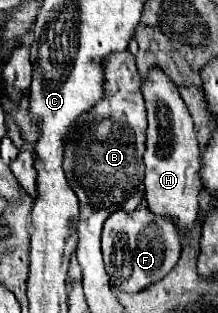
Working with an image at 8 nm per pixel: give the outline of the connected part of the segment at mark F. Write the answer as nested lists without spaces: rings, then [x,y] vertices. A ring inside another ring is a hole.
[[[140,205],[132,213],[116,211],[106,219],[102,229],[102,255],[112,287],[128,293],[142,291],[172,271],[180,257],[180,235],[172,219],[152,215],[148,205]]]

